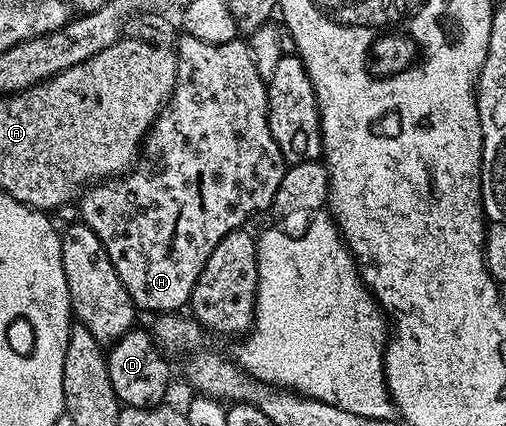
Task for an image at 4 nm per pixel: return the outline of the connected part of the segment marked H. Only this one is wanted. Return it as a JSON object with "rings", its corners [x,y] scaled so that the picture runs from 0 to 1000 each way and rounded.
{"rings":[[[358,80],[344,103],[344,117],[348,122],[344,209],[324,254],[316,261],[316,272],[285,319],[281,362],[271,371],[265,390],[245,408],[176,437],[154,467],[154,479],[158,477],[156,512],[172,533],[186,538],[194,566],[202,566],[241,669],[249,669],[249,688],[257,688],[261,714],[277,735],[285,735],[285,730],[348,735],[374,718],[379,681],[391,660],[391,641],[399,641],[415,594],[423,594],[423,575],[431,575],[431,566],[439,566],[439,556],[447,556],[447,547],[476,540],[488,526],[482,521],[496,505],[506,505],[512,495],[522,493],[528,498],[536,488],[538,474],[545,469],[549,434],[557,434],[565,390],[557,359],[534,312],[530,207],[524,188],[514,183],[510,162],[502,162],[502,134],[494,124],[488,99],[480,89],[468,87],[439,106],[415,106],[415,96],[391,96],[391,87]]]}

